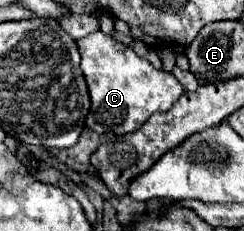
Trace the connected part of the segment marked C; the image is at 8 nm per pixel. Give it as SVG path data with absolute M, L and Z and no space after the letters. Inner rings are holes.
M93 32L81 40L81 70L91 92L91 112L85 126L97 134L129 134L145 124L155 112L167 112L185 92L177 78L165 70L153 68L147 60L139 58L131 48L115 42L111 36Z

